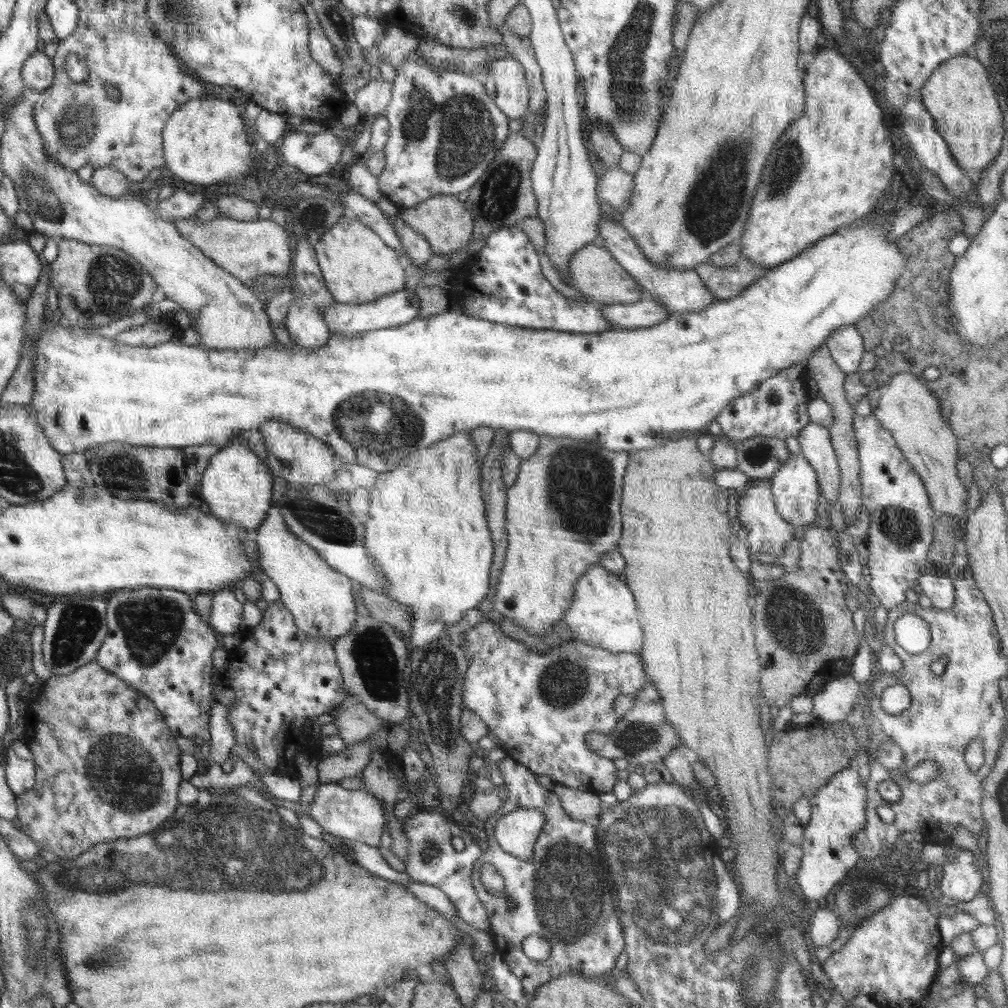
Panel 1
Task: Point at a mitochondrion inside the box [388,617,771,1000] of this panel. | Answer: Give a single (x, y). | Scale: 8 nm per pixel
(657, 840)

